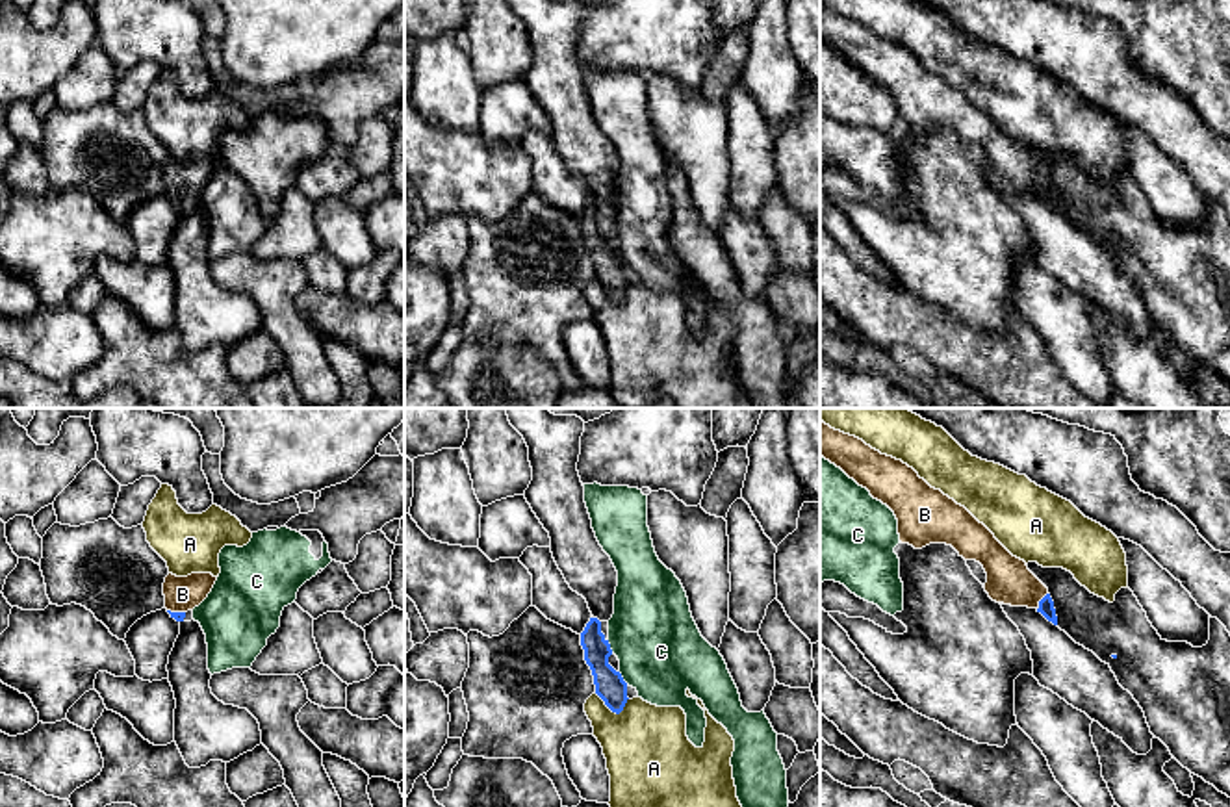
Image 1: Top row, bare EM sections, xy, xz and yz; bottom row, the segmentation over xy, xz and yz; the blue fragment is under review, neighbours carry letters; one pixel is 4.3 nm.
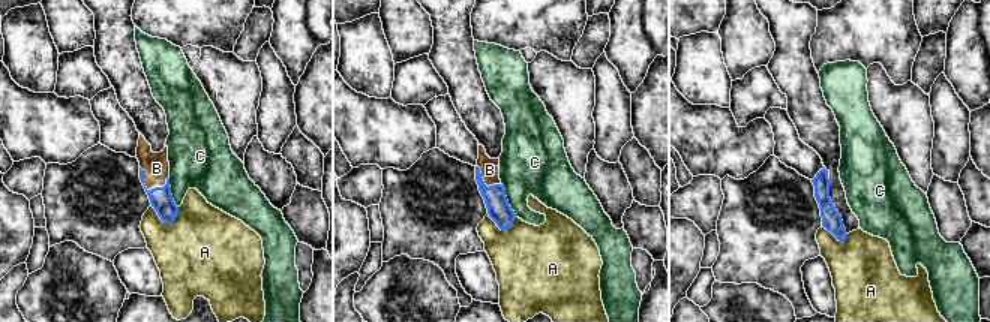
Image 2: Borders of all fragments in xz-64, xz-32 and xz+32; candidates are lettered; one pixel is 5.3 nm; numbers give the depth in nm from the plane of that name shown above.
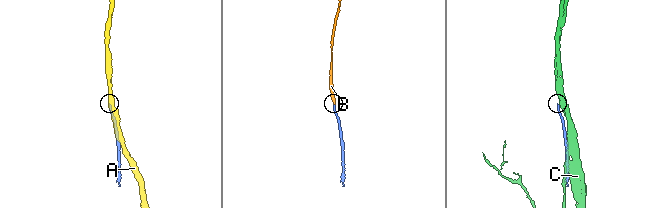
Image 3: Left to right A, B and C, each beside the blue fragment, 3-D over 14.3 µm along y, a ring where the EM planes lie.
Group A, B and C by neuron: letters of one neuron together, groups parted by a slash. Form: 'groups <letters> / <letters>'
groups A / B / C

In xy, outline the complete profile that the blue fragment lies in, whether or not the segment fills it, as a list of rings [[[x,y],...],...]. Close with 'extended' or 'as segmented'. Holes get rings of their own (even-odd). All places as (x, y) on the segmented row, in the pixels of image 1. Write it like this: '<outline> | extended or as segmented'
[[[169,573],[163,583],[165,608],[176,621],[184,621],[186,612],[199,607],[211,592],[217,577],[211,573],[191,573],[176,577]]] | extended

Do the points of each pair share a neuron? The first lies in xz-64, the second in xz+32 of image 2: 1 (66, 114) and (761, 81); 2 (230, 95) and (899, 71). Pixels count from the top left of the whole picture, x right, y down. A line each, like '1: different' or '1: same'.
1: same
2: different

